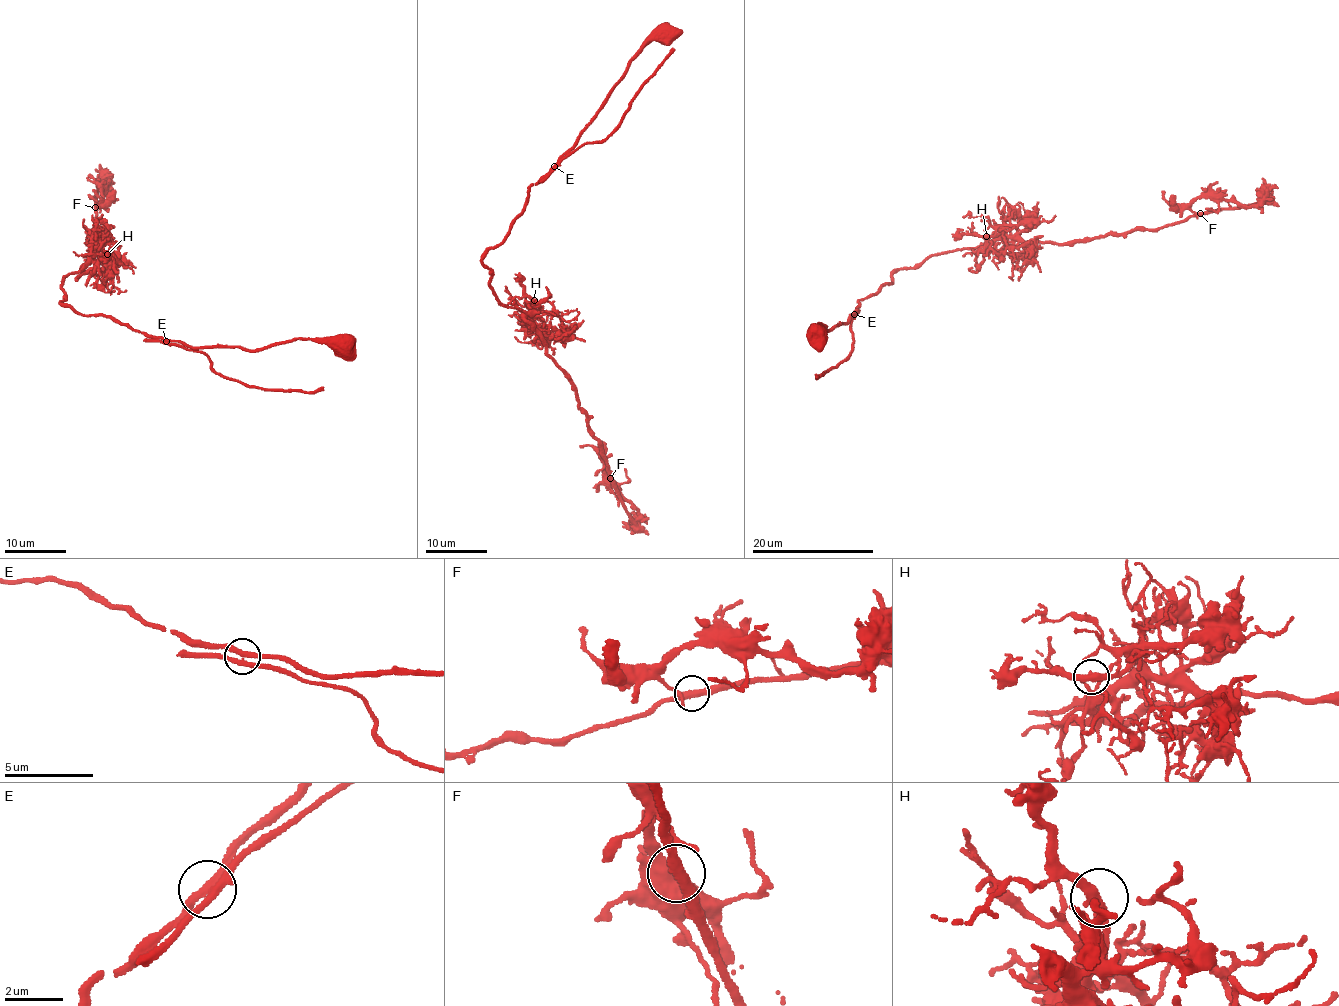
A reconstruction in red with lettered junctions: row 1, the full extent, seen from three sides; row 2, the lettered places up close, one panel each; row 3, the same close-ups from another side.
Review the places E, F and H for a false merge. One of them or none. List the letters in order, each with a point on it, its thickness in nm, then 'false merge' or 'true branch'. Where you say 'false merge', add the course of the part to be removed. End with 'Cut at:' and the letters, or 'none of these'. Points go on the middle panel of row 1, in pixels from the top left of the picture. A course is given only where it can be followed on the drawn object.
E: place (554, 166); calibre 280 nm; false merge; course (555, 167), (587, 143), (600, 143), (616, 128), (634, 96), (670, 54), (672, 47)
F: place (610, 478); calibre 280 nm; true branch
H: place (534, 300); calibre 320 nm; true branch
Cut at: E

